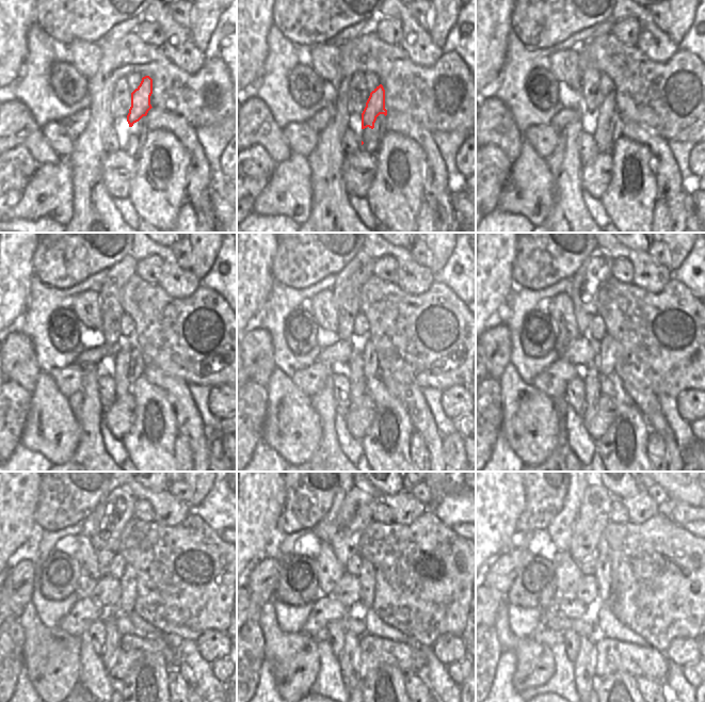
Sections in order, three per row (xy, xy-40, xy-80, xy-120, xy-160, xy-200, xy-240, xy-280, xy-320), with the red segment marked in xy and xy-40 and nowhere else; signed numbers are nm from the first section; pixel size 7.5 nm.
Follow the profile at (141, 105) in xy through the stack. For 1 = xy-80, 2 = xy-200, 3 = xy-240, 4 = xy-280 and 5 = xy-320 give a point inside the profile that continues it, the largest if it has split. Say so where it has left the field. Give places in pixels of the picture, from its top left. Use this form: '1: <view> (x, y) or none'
1: xy-80 (603, 116)
2: xy-200 (591, 376)
3: xy-240 (110, 653)
4: xy-280 (349, 659)
5: xy-320 (586, 681)

